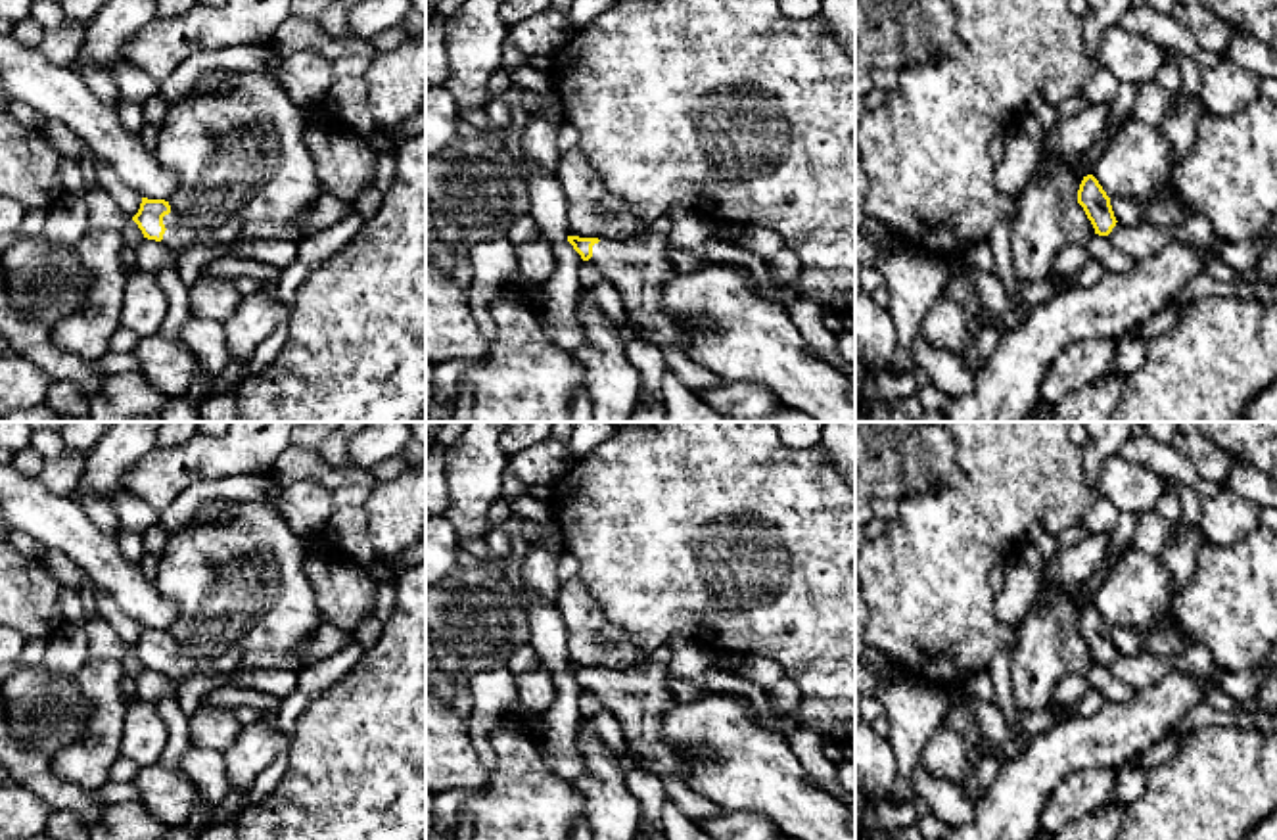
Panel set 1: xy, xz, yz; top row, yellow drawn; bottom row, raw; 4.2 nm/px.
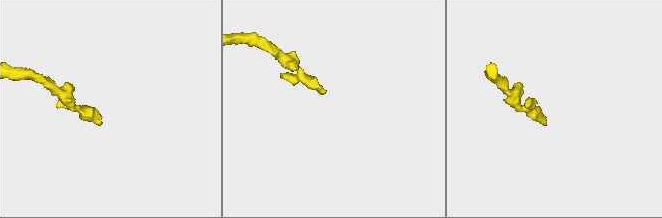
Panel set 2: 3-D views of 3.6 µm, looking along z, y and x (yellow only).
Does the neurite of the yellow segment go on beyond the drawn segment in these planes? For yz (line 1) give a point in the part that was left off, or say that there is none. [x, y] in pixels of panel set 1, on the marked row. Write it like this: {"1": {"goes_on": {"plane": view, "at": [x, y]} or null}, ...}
{"1": {"goes_on": null}}

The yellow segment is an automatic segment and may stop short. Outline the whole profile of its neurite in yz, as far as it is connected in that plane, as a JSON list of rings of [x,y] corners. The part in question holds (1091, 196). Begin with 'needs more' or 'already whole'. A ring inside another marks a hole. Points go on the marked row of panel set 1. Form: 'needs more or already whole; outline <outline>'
already whole; outline [[[1093,175],[1083,176],[1078,190],[1078,203],[1091,221],[1095,234],[1108,236],[1112,232],[1118,221],[1114,217],[1110,198]]]

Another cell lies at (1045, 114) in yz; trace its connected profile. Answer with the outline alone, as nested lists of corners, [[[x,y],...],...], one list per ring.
[[[1037,96],[1026,104],[1020,117],[1032,117],[1037,121],[1039,130],[1035,134],[1035,140],[1039,142],[1039,146],[1041,140],[1055,128],[1055,125],[1062,121],[1056,107]]]

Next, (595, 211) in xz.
[[[579,148],[562,152],[554,169],[568,198],[569,230],[581,238],[629,240],[650,228],[633,207],[614,196]]]

